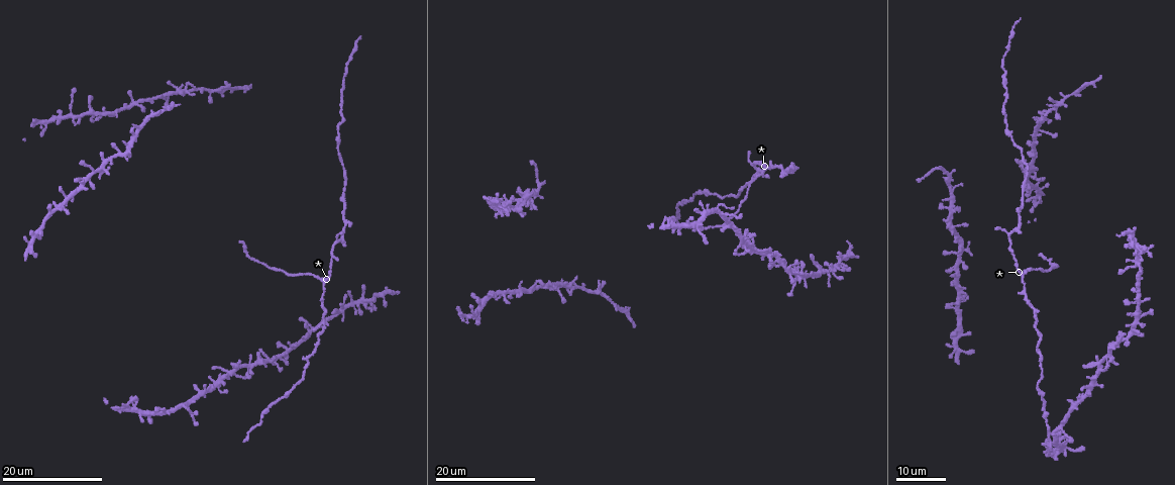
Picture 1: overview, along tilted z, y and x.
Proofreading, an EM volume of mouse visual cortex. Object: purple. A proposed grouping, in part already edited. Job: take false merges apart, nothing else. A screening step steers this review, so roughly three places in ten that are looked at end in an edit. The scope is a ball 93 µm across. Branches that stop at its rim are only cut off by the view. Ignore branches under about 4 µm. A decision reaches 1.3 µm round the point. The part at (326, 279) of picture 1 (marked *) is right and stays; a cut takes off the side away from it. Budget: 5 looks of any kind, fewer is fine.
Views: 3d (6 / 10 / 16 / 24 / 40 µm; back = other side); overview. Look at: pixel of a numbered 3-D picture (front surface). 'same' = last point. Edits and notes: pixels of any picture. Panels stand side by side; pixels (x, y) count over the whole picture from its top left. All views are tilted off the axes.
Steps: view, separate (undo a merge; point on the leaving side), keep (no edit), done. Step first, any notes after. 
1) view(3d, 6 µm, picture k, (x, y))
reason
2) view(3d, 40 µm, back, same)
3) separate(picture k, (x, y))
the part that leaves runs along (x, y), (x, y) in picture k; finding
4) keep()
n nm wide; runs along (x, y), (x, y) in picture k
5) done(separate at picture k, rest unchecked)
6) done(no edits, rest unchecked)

view(3d, 16 µm, picture 1, (98, 170))
thin arm on a thick one

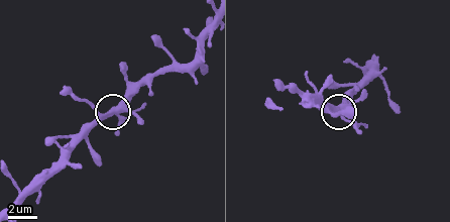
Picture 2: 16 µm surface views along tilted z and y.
view(3d, 10 µm, picture 2, (342, 118))

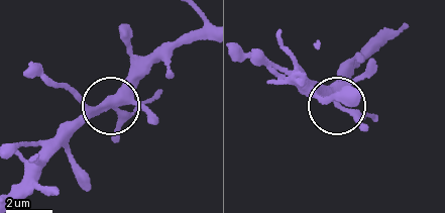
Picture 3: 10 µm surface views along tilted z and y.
keep()
continuous, no second cell

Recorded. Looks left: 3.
view(3d, 24 µm, picture 1, (68, 116))
three arms meet

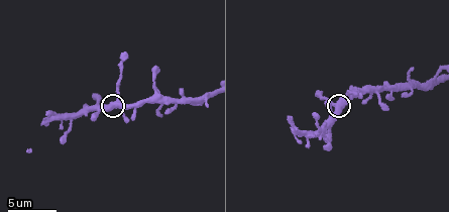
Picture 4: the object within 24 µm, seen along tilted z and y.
view(3d, 10 µm, picture 4, (118, 101))

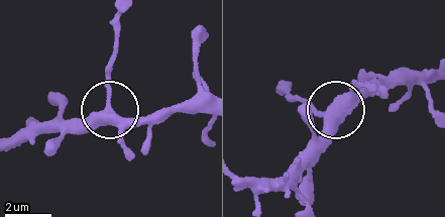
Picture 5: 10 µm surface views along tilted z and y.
view(3d, 10 µm, back, picture 5, (107, 110))

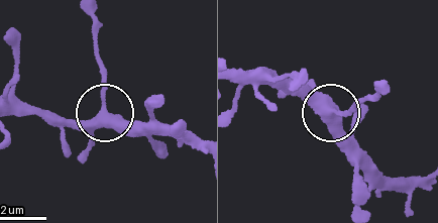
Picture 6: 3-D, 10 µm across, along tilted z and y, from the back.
keep()
side arm 6 µm; 3 arms; all the same cell

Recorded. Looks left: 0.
done(no edits, rest unchecked)

